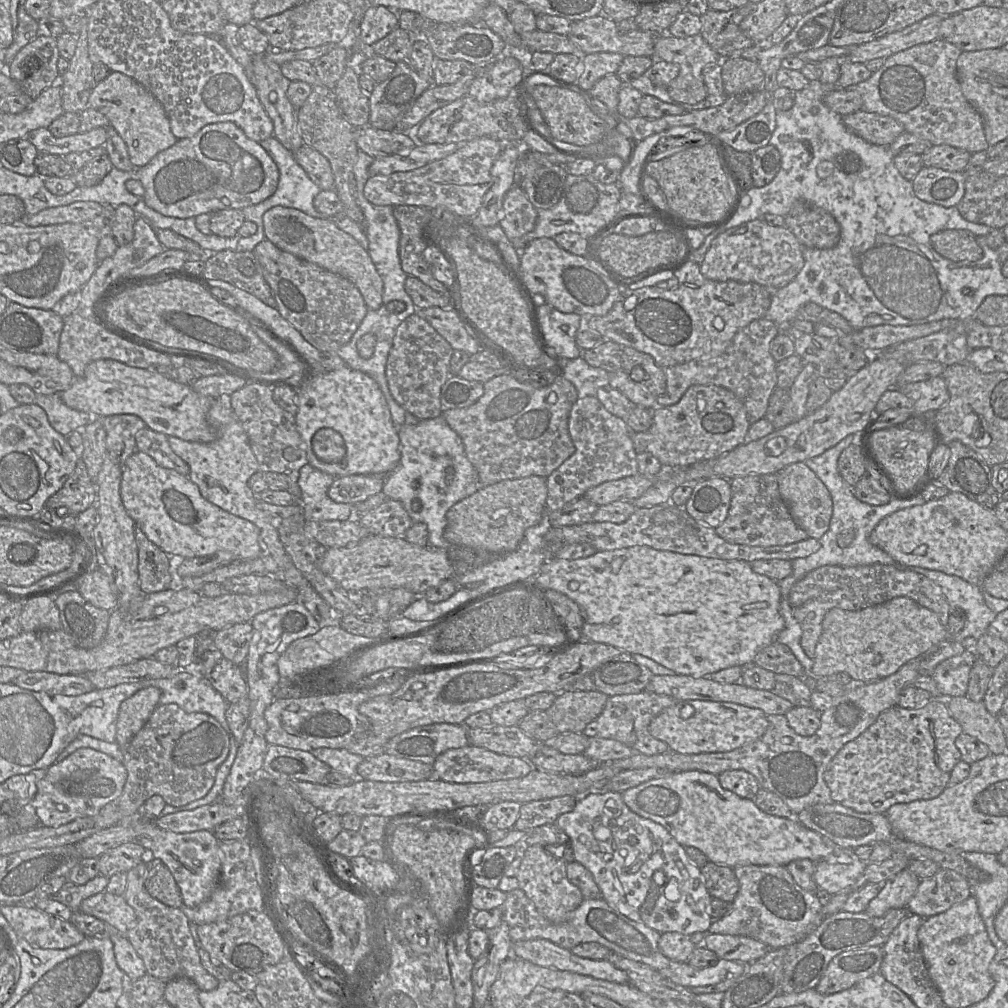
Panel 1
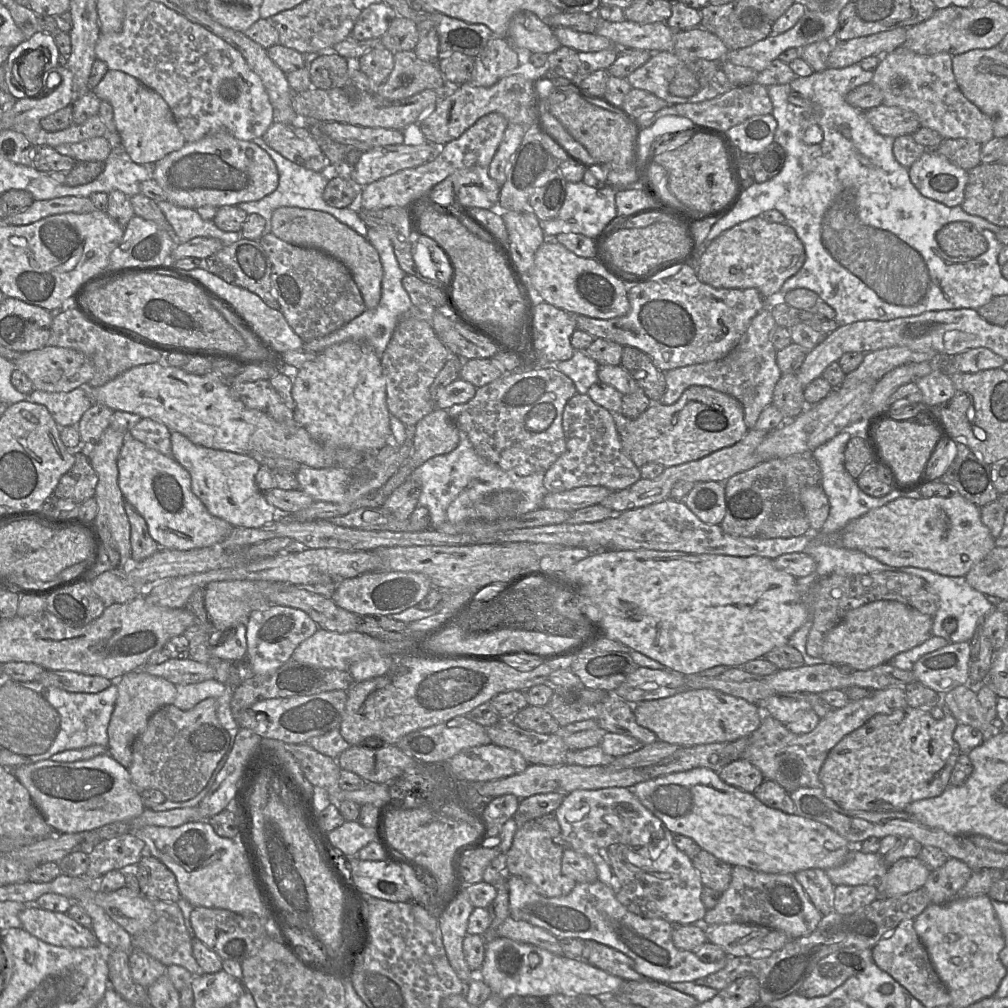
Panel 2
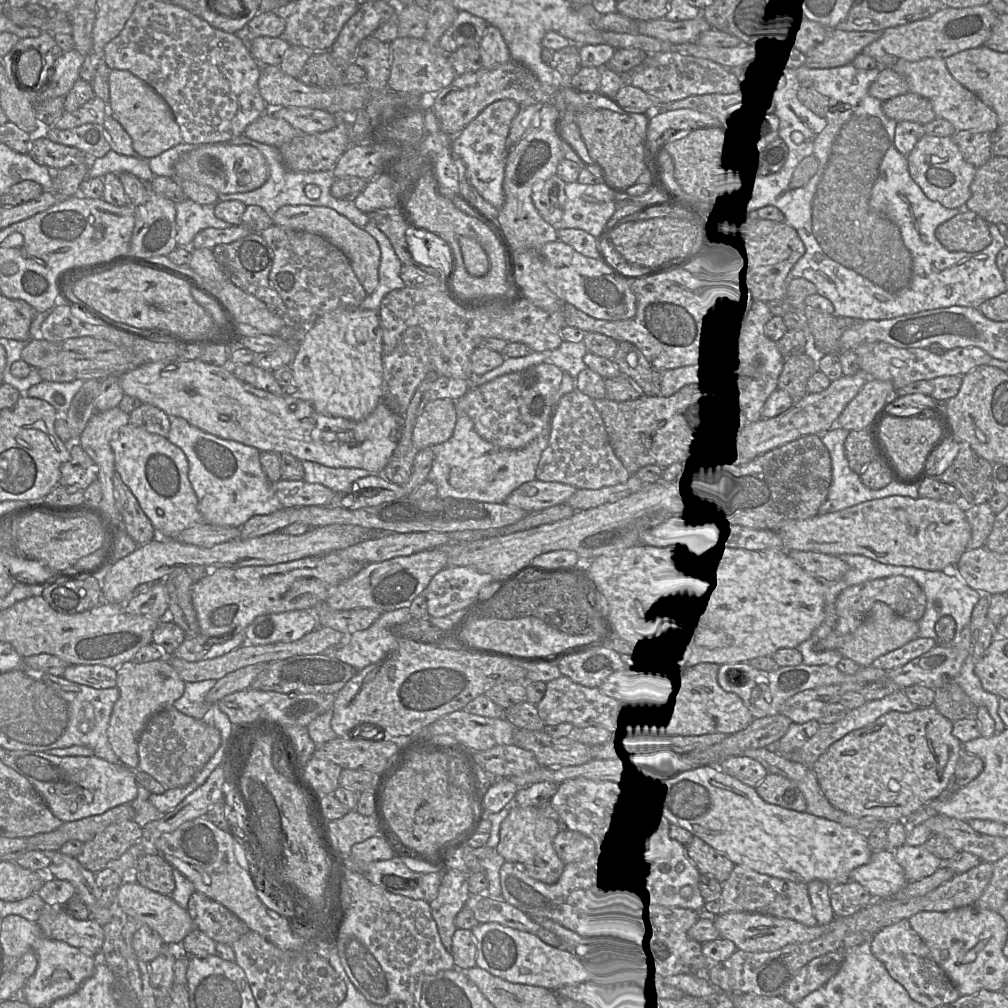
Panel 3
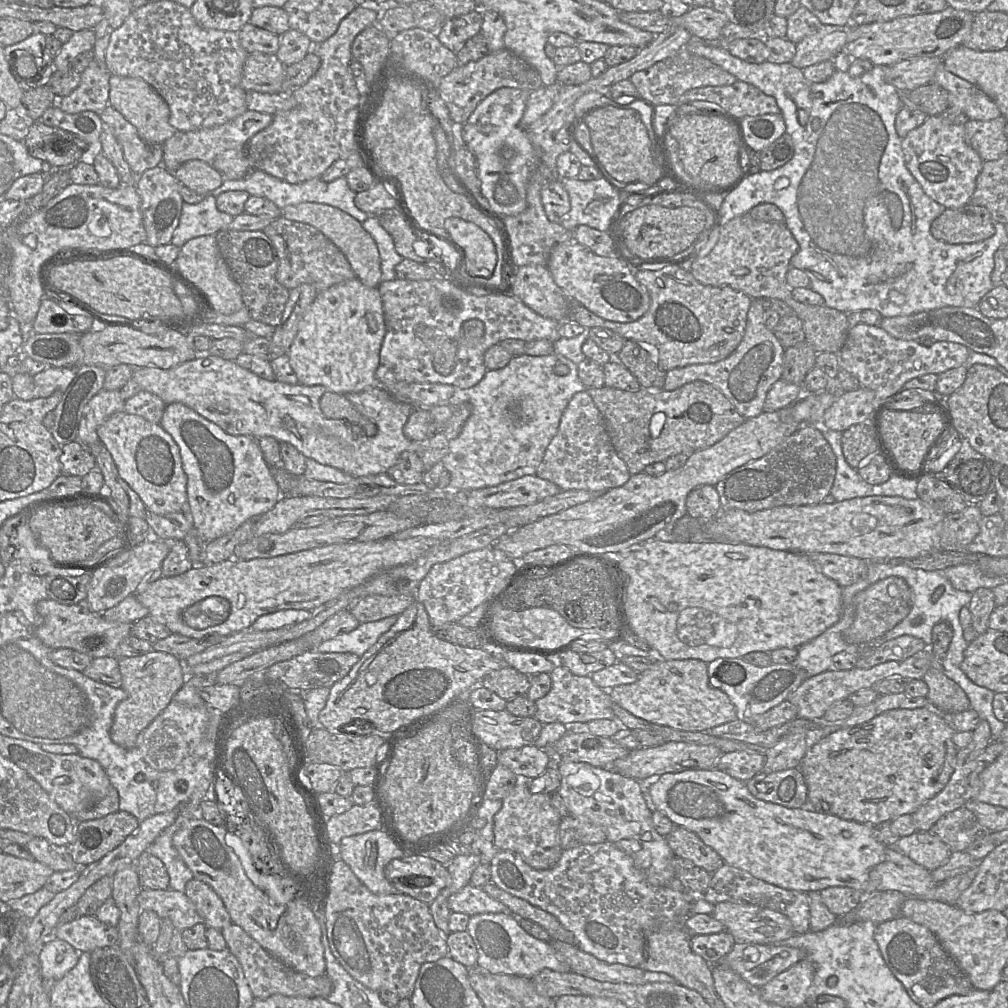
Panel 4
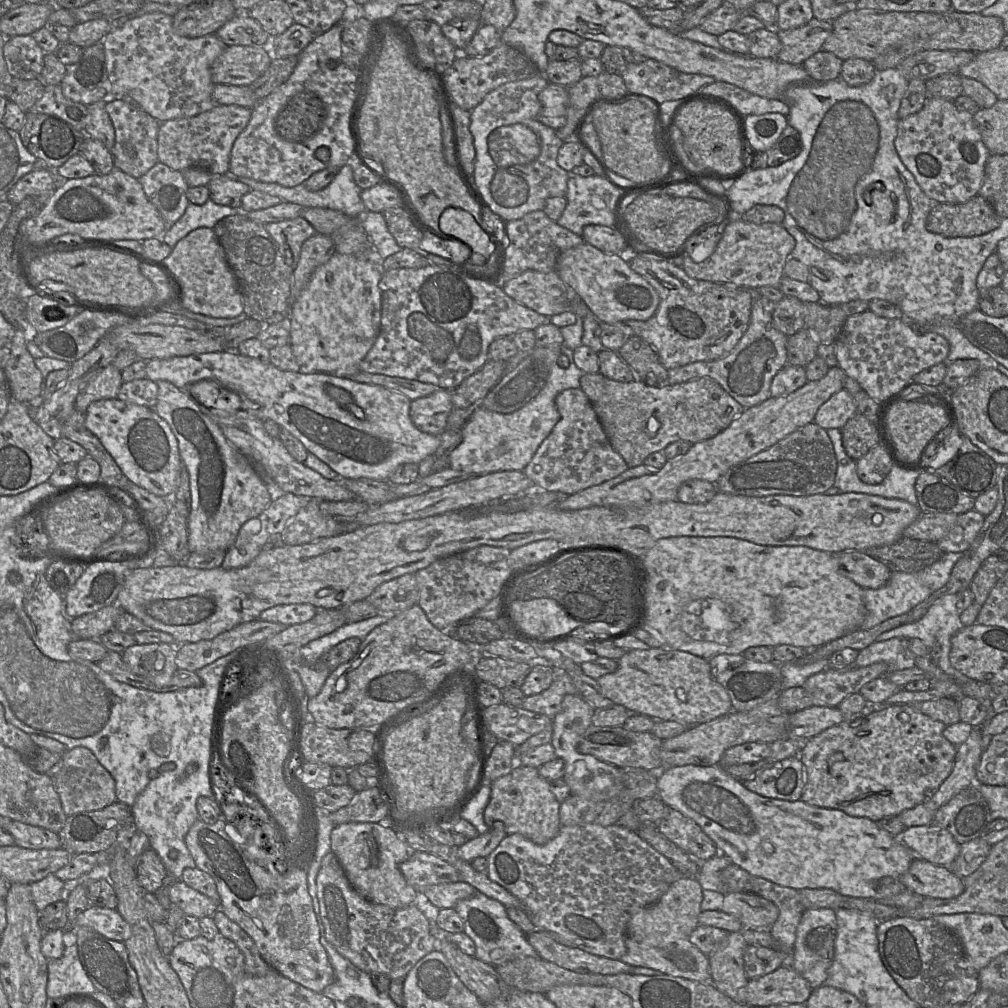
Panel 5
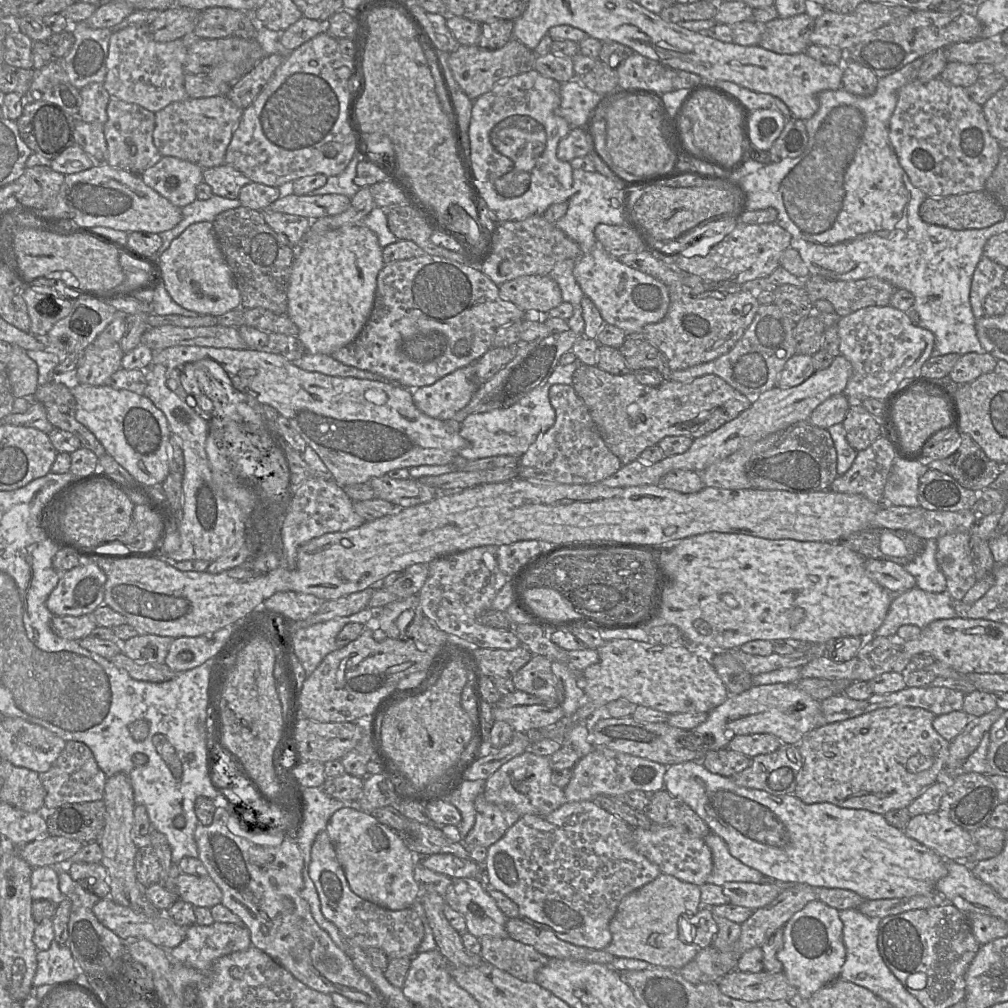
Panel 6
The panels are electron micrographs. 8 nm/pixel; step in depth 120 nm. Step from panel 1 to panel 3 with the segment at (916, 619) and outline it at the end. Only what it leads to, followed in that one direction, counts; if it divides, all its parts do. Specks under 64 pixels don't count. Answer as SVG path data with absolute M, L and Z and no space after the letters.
M876 602L860 626L846 639L838 649L842 658L848 658L861 668L869 667L875 659L896 650L918 637L918 621L898 616L883 602Z

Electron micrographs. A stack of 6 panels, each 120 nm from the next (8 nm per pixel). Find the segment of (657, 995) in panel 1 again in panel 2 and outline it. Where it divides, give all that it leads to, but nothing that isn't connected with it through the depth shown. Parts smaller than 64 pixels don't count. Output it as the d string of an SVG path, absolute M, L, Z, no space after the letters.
M583 940L583 960L623 980L646 979L634 968L633 961L622 952L593 940Z

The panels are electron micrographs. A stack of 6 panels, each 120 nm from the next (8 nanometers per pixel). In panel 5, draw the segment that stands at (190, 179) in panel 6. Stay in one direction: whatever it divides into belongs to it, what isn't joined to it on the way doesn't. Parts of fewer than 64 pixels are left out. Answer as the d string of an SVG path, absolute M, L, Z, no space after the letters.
M158 162L138 180L167 227L184 214L189 204L186 196L189 186L182 172Z

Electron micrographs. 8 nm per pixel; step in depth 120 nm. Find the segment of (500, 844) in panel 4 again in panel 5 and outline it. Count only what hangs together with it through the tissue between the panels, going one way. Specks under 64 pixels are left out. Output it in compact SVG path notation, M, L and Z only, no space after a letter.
M516 764L511 772L491 783L491 795L484 810L488 827L495 821L504 824L508 834L519 833L532 842L543 845L559 832L560 803L550 790L550 783L540 776L538 768Z

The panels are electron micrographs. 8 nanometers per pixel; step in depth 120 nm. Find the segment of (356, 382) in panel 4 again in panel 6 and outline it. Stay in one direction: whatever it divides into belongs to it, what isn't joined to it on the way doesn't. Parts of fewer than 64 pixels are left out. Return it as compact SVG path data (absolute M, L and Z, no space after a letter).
M363 223L331 230L314 239L311 244L297 249L288 289L287 314L297 325L298 338L306 352L331 355L359 335L372 312L377 277L384 266L383 248L378 237Z

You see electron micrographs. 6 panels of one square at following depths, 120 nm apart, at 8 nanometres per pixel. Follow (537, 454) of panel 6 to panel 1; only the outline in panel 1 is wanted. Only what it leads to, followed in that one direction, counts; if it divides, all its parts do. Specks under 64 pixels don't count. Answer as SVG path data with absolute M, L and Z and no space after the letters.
M596 397L577 399L569 414L568 429L575 452L546 478L546 514L583 497L586 491L604 482L639 473L638 454L631 439L630 428L625 420L607 411Z

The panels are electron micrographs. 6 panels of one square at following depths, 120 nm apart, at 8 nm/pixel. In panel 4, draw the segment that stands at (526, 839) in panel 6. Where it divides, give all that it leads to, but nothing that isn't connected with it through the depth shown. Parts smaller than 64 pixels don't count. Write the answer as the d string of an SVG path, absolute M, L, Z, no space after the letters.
M609 841L598 844L581 845L571 849L563 850L557 864L554 867L546 870L537 870L532 868L516 852L509 850L499 850L491 860L490 870L491 881L495 883L499 888L514 896L524 899L530 904L555 916L558 921L560 921L560 923L574 935L576 940L576 947L578 947L580 950L587 952L595 958L607 963L617 963L637 968L641 967L641 964L646 957L647 935L653 931L657 931L660 929L682 928L683 921L686 925L687 918L692 914L692 904L694 902L693 897L695 897L691 894L688 894L681 881L676 877L667 886L653 886L649 884L643 873L634 865L632 858Z

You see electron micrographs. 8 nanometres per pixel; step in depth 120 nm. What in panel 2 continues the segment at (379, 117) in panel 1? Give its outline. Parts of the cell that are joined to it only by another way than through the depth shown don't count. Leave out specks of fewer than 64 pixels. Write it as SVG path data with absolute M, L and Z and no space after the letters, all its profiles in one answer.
M401 51L394 55L394 68L386 81L375 87L374 93L387 101L399 102L424 90L436 90L449 92L453 86L448 86L444 80L437 63L429 63L420 60L414 51Z

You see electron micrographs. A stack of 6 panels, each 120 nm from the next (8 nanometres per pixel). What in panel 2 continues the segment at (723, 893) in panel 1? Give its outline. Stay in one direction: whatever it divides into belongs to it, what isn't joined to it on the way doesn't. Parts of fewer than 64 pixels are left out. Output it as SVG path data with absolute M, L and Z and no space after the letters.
M701 849L691 860L699 872L704 886L721 894L728 888L732 878L733 866L716 858L704 849Z

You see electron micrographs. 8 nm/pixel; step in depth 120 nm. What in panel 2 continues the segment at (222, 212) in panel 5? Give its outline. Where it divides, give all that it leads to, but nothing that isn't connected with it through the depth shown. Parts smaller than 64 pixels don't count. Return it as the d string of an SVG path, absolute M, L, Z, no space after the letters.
M167 200L157 202L157 205L175 231L176 244L195 237L211 237L228 246L243 238L241 231L225 232L213 220L203 220L196 209L180 207Z

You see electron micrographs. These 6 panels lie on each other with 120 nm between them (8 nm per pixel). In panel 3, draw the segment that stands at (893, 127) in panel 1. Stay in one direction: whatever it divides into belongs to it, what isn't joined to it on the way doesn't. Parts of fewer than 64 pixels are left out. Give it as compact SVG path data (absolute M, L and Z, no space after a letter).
M906 93L884 101L882 109L887 117L896 122L911 121L926 125L937 118L931 102L915 93Z

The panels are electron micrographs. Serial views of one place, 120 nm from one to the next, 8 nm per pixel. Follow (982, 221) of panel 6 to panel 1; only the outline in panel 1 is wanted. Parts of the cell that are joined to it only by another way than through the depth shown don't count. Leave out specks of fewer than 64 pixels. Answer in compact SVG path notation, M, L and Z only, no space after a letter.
M967 229L941 230L930 237L934 250L952 261L976 261L982 256L977 235Z

